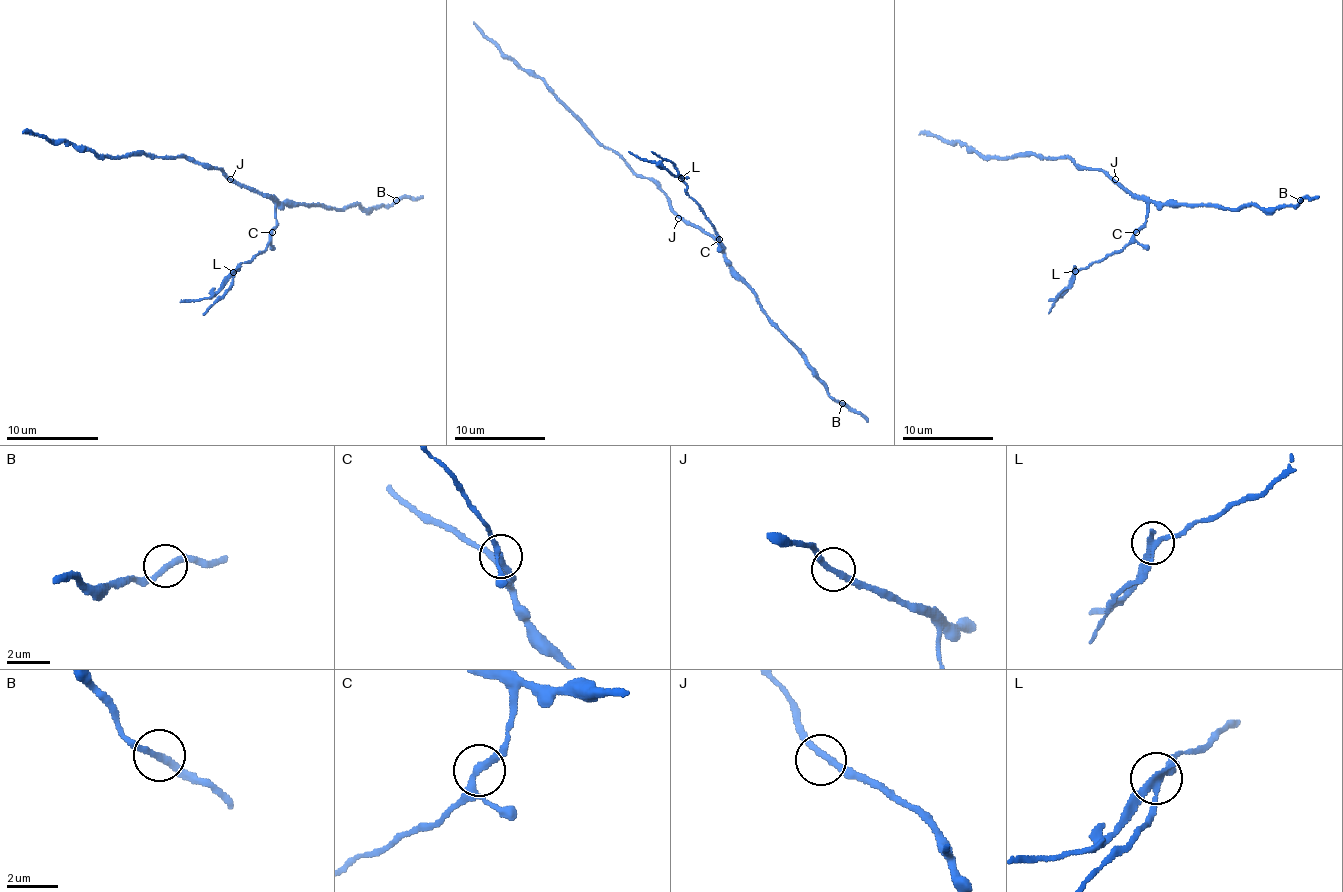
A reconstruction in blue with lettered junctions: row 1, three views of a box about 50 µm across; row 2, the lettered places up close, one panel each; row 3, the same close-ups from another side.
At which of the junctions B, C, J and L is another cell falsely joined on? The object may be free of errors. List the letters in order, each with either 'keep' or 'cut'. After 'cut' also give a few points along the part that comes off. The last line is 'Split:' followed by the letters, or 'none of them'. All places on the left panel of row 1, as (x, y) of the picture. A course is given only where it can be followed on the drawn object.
B: keep
C: keep
J: keep
L: cut | (232, 271), (216, 292), (179, 301)
Split: L

